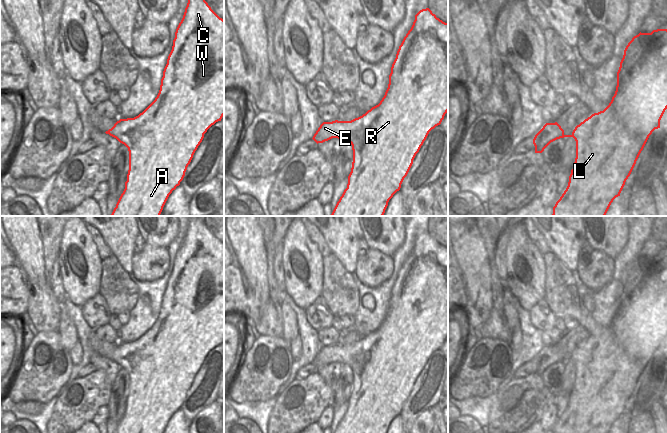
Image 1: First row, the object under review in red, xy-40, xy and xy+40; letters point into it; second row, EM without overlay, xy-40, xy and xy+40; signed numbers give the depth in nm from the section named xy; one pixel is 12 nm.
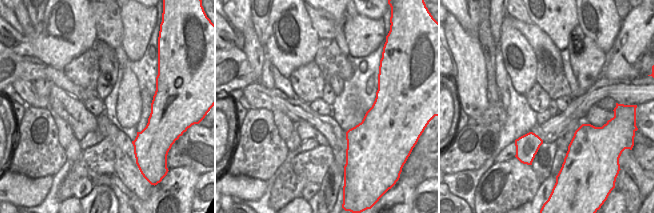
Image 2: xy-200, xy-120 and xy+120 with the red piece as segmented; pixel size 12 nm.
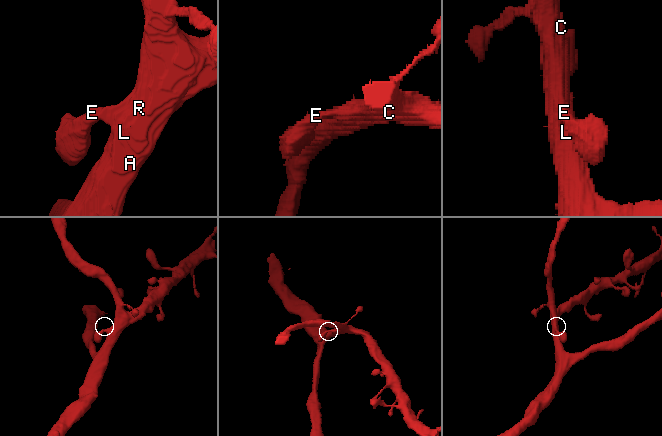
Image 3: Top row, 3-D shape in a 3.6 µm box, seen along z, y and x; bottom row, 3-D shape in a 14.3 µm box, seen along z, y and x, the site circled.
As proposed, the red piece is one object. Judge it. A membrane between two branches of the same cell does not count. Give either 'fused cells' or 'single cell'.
single cell

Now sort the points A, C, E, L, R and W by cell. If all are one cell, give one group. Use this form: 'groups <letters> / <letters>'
groups A C E L R W

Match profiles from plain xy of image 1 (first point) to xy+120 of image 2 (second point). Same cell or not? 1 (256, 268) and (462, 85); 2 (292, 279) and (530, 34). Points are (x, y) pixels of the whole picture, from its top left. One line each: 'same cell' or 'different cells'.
1: same cell
2: different cells

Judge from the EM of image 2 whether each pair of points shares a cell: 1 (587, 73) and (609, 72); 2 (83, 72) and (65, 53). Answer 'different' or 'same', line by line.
1: different
2: different

